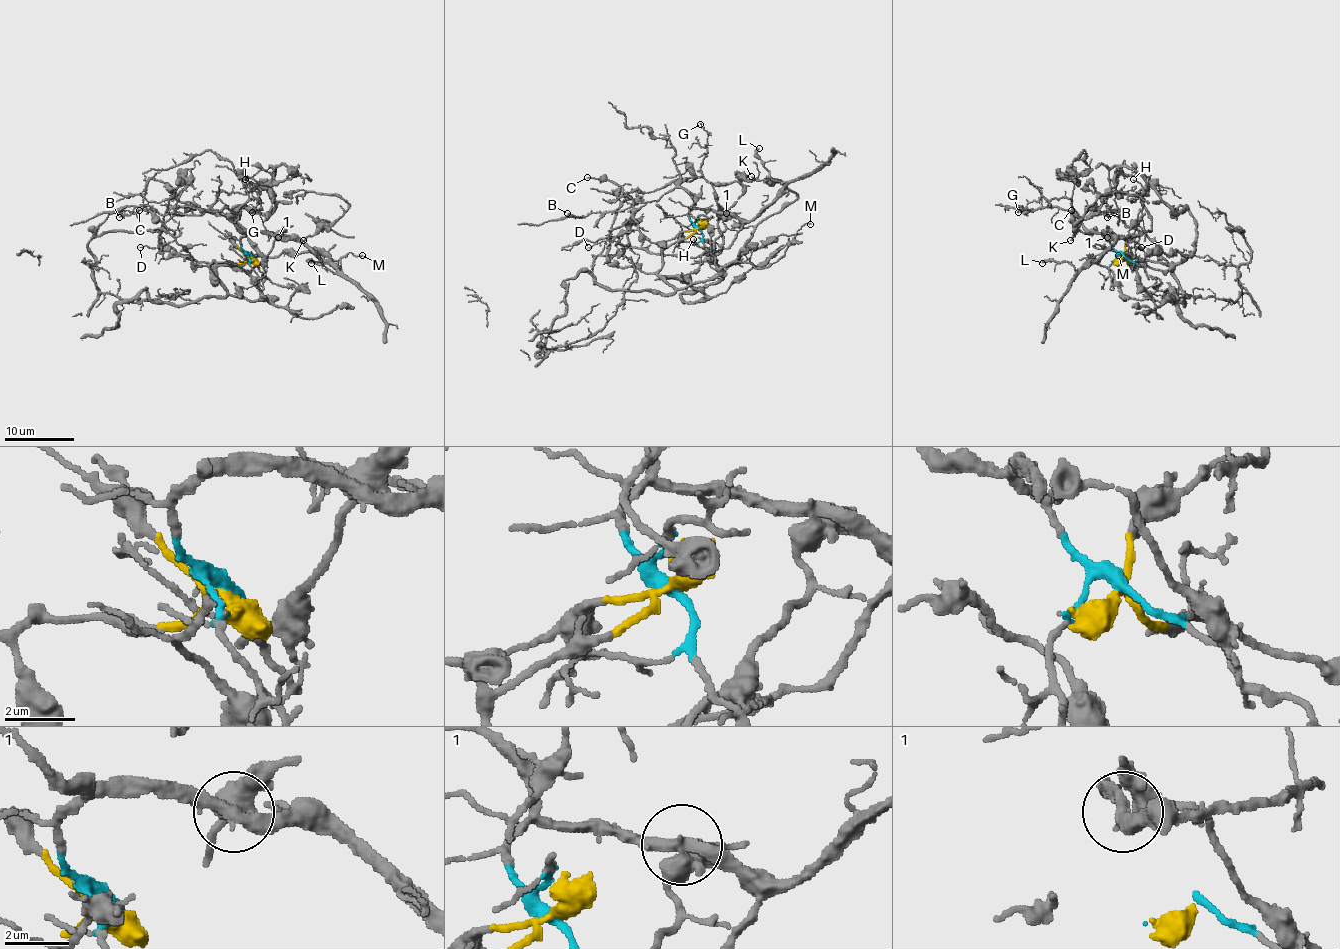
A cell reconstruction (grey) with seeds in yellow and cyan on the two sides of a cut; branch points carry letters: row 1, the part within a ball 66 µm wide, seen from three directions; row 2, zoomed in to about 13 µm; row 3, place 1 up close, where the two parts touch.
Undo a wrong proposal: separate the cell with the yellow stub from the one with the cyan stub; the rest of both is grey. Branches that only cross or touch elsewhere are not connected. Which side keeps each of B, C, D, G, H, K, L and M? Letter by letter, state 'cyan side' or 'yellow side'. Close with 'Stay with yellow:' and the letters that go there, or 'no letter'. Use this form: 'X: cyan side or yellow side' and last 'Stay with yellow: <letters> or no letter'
B: cyan side
C: yellow side
D: yellow side
G: cyan side
H: yellow side
K: yellow side
L: cyan side
M: yellow side
Stay with yellow: C, D, H, K, M

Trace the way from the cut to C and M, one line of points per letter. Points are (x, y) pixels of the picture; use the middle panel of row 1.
C: (698, 228), (665, 248), (649, 242), (640, 234), (633, 216), (633, 202), (618, 185), (607, 180), (586, 178)
M: (698, 228), (663, 251), (660, 274), (684, 277), (716, 297), (754, 267), (765, 265), (803, 225), (810, 223)

